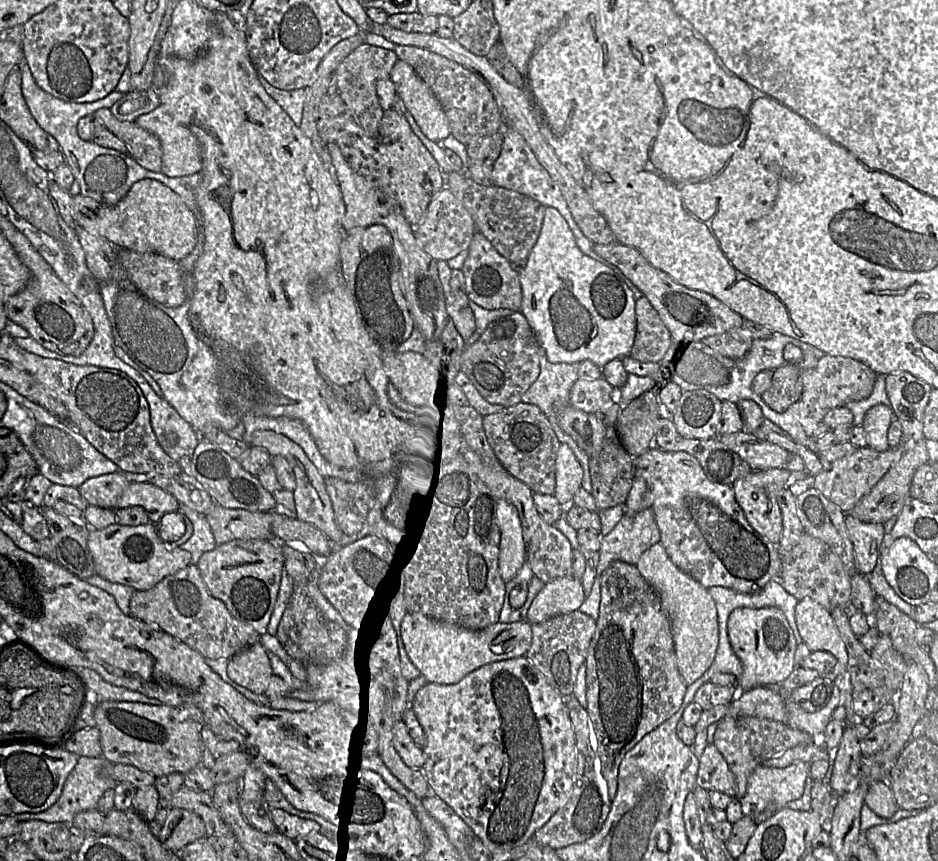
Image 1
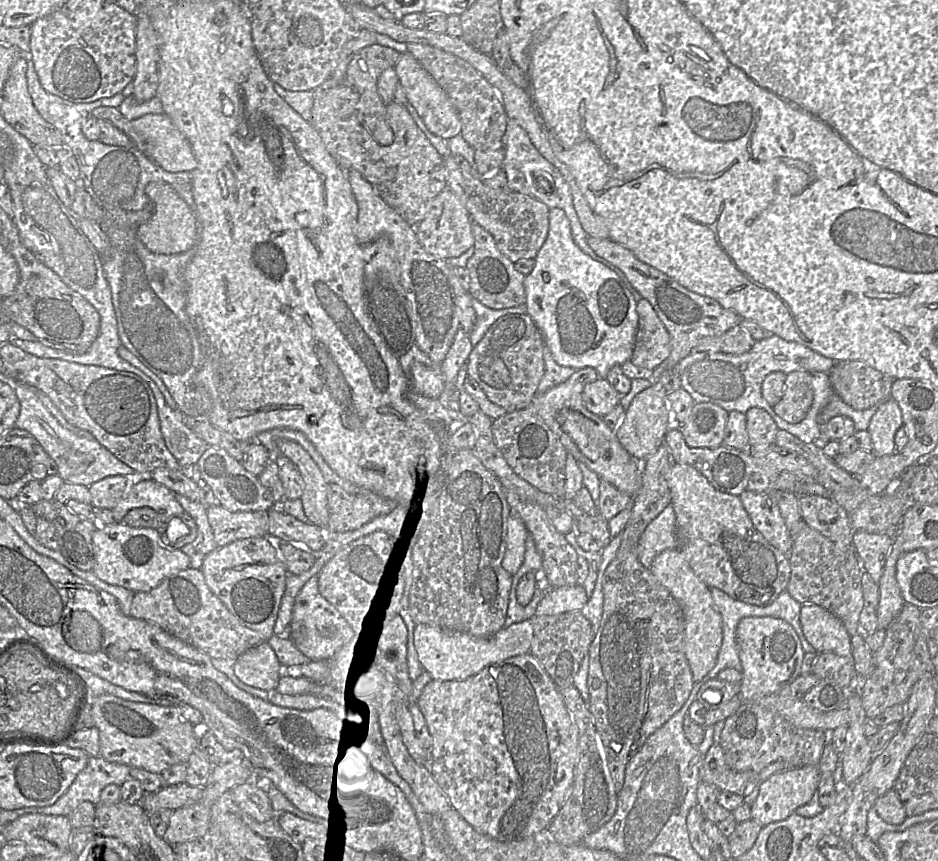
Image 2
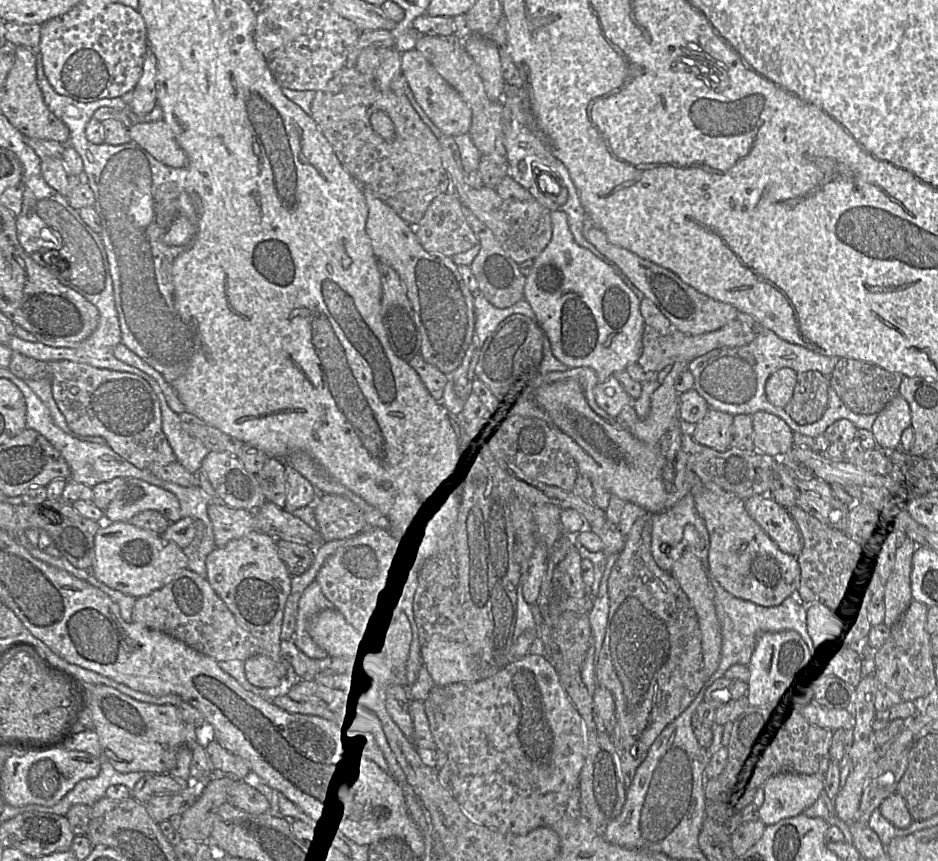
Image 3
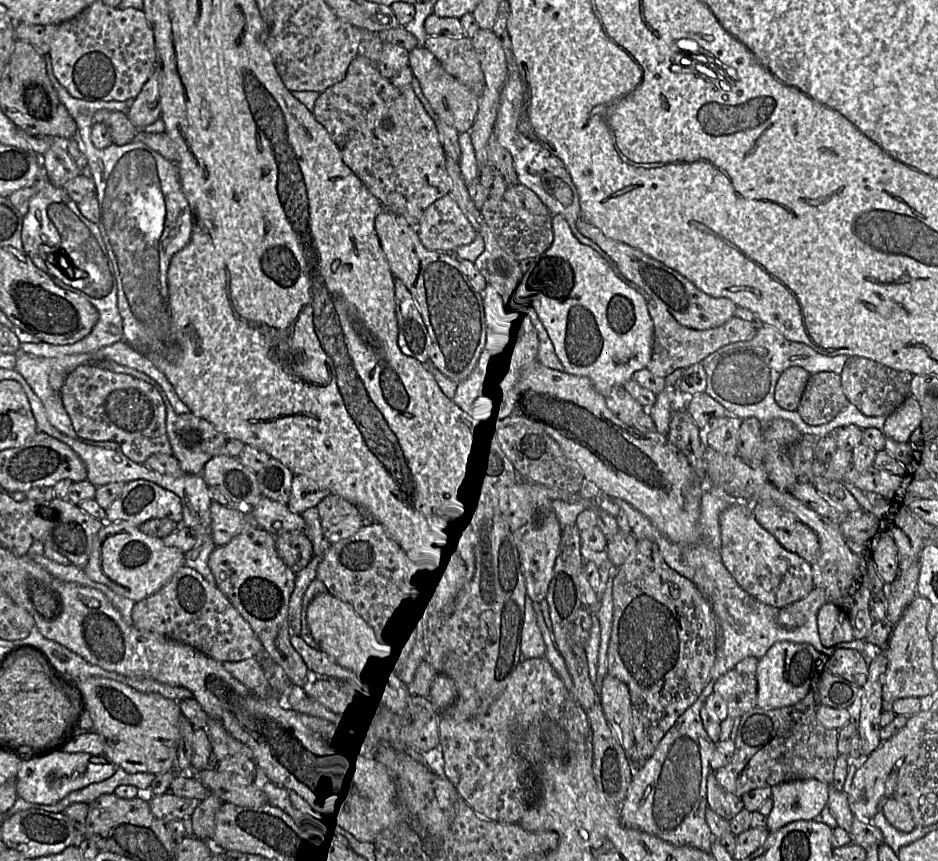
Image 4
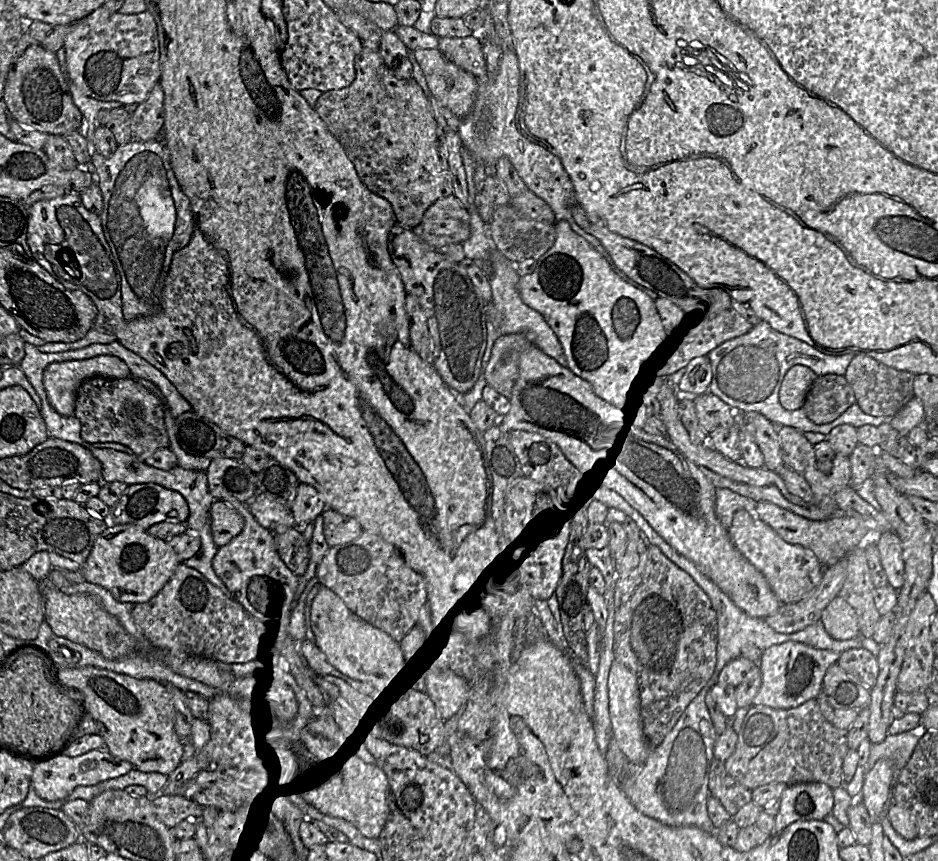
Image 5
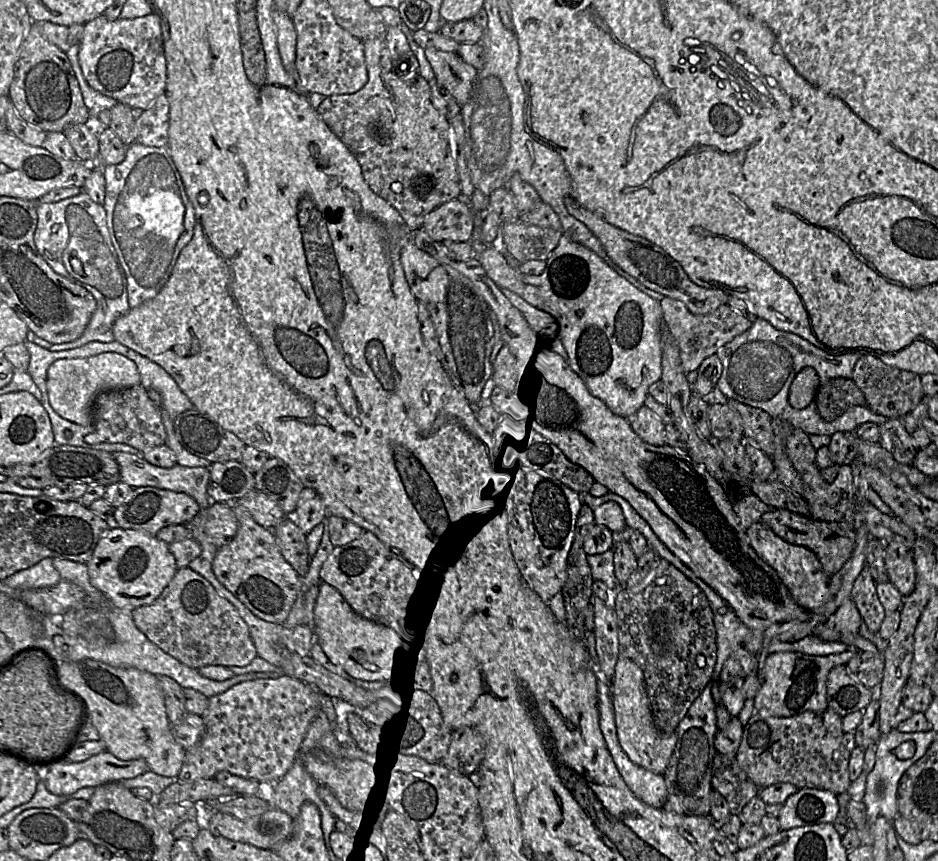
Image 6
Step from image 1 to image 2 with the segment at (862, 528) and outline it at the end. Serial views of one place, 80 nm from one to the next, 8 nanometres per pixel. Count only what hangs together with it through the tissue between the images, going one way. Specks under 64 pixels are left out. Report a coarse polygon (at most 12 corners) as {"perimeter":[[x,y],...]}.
{"perimeter":[[853,532],[852,545],[865,572],[882,577],[894,537]]}

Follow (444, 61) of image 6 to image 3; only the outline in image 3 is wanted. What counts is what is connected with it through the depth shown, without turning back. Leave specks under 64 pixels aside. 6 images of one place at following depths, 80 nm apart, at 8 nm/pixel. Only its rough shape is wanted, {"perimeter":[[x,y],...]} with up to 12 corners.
{"perimeter":[[415,48],[401,73],[444,135],[469,132],[472,112]]}

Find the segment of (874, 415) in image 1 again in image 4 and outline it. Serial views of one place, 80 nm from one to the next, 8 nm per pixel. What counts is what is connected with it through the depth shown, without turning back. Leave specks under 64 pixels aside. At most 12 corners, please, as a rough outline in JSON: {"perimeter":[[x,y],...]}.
{"perimeter":[[909,395],[885,418],[881,431],[908,442],[920,426],[918,402]]}

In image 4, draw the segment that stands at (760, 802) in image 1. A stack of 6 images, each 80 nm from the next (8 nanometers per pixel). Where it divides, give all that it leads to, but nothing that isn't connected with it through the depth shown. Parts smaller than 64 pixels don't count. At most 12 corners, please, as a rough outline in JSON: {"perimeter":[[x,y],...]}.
{"perimeter":[[815,779],[772,787],[770,833],[813,820],[830,785]]}

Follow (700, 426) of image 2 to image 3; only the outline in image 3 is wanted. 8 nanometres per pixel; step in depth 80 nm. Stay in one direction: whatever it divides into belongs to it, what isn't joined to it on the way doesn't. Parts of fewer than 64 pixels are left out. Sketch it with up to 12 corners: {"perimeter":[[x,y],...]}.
{"perimeter":[[710,409],[689,428],[701,445],[730,448],[731,414]]}

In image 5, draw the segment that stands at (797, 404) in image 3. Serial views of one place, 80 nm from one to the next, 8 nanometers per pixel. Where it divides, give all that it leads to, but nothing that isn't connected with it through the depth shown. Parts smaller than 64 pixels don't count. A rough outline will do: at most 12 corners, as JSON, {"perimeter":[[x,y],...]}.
{"perimeter":[[844,375],[814,380],[801,408],[812,422],[834,421],[855,403]]}

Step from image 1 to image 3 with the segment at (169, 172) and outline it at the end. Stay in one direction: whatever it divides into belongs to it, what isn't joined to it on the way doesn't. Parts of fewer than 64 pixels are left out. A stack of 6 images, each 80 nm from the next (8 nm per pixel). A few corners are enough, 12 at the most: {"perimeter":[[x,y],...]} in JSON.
{"perimeter":[[165,121],[136,123],[132,140],[155,159],[184,168],[188,158]]}

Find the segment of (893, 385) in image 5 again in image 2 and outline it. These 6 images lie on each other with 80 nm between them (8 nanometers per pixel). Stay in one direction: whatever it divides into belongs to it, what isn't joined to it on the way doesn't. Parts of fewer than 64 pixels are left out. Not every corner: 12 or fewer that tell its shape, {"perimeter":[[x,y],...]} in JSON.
{"perimeter":[[863,361],[829,372],[833,390],[856,410],[891,397],[894,378]]}

